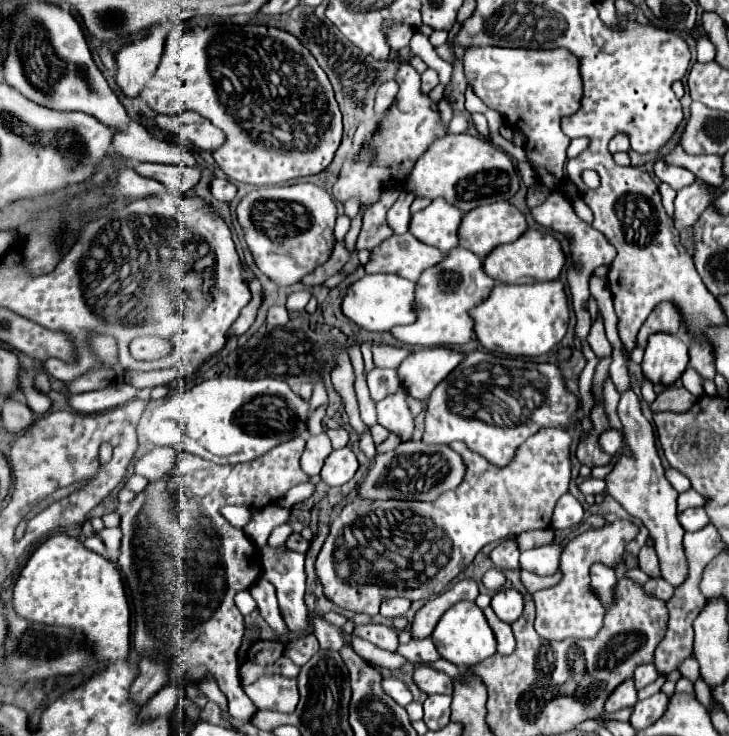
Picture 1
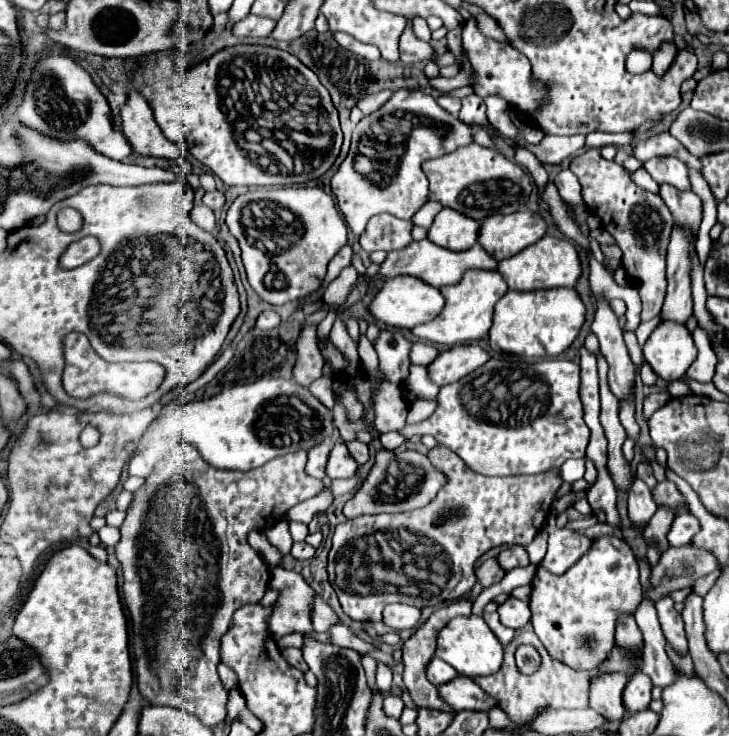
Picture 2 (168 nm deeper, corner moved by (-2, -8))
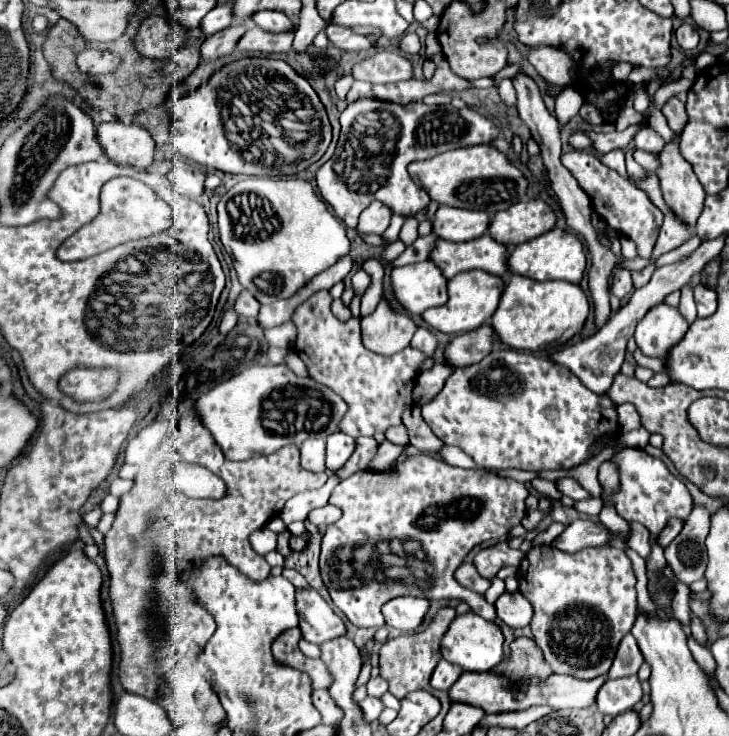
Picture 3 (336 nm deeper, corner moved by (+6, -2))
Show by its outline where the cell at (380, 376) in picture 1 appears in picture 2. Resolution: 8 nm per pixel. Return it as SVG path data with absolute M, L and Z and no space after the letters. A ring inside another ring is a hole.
M382 331L376 341L376 351L380 357L380 369L388 381L400 385L410 375L410 361L408 353L412 343L406 341L402 335L394 335L388 331Z

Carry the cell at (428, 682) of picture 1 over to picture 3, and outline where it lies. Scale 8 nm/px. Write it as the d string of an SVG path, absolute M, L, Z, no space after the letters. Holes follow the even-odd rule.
M462 673L462 677L448 691L452 701L462 701L470 705L482 707L486 713L508 713L508 711L524 711L532 705L546 705L552 709L564 707L590 707L596 703L596 693L602 687L606 677L596 677L592 681L582 681L572 675L550 675L548 679L522 679L520 683L498 673Z

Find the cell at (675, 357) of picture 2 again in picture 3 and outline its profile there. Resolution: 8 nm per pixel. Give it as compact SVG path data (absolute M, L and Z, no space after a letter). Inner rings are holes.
M656 303L638 323L634 339L644 355L666 359L668 351L676 343L680 343L686 331L688 323L678 311L678 307Z

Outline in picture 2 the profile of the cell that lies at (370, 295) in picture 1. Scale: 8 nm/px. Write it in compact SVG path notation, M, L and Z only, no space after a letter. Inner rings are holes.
M394 277L390 281L384 281L382 287L376 291L374 299L368 305L368 311L376 323L382 323L386 327L396 327L396 329L412 329L416 325L428 323L440 313L444 307L444 297L440 291L416 277Z

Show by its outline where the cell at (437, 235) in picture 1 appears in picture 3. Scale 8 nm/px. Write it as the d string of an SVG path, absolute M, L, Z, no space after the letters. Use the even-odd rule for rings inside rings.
M438 207L434 215L434 233L446 241L472 241L488 231L490 217L486 211L464 211L454 207Z

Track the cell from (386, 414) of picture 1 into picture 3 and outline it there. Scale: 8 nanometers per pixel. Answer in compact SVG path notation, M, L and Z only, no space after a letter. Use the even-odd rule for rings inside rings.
M324 289L296 309L292 315L298 331L294 351L306 363L312 379L328 385L350 405L340 421L340 431L350 437L384 433L388 427L400 425L402 413L412 405L412 389L426 355L414 347L406 347L392 357L368 351L360 339L360 317L338 321L330 311L330 303L330 291Z

